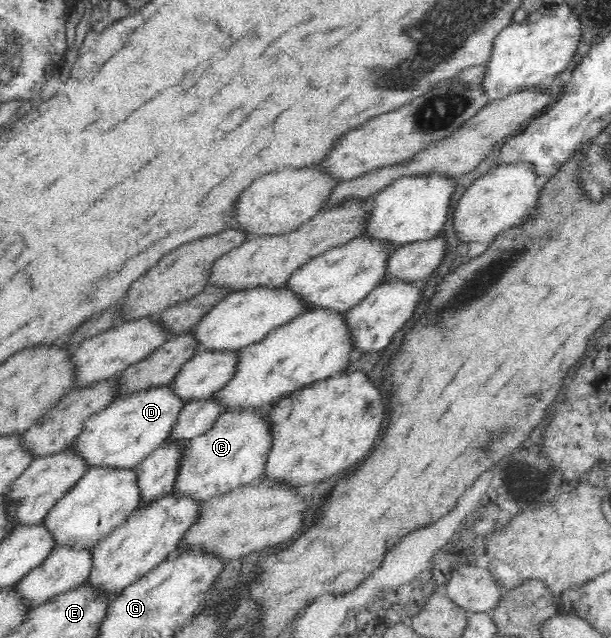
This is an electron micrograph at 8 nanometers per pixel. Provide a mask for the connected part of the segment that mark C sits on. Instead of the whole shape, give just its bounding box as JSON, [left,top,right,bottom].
[173,412,271,501]

